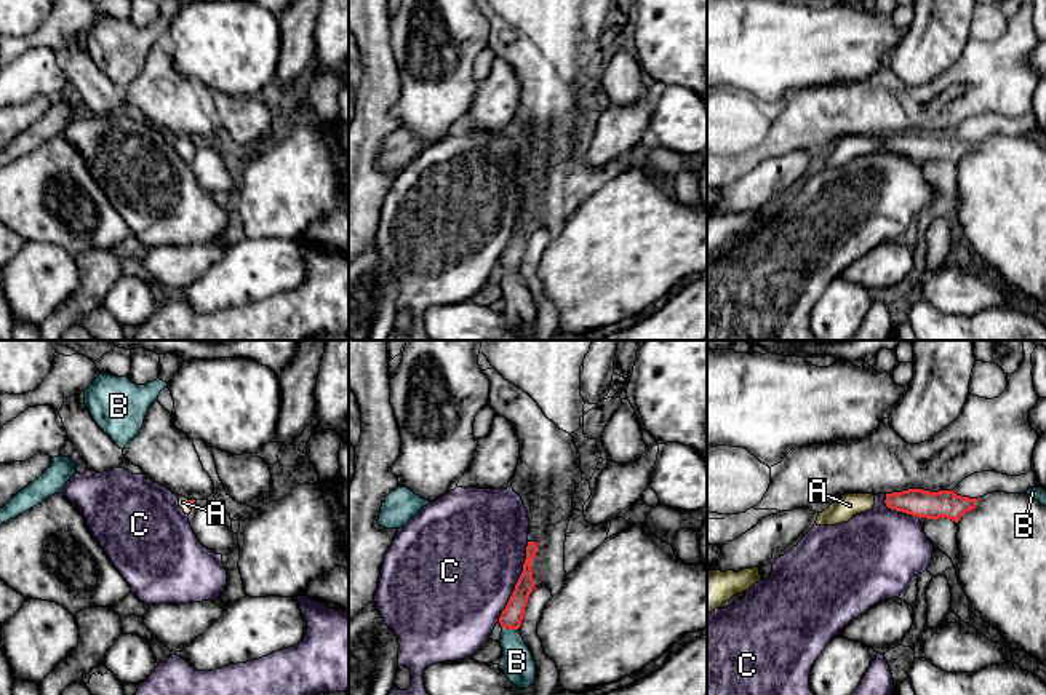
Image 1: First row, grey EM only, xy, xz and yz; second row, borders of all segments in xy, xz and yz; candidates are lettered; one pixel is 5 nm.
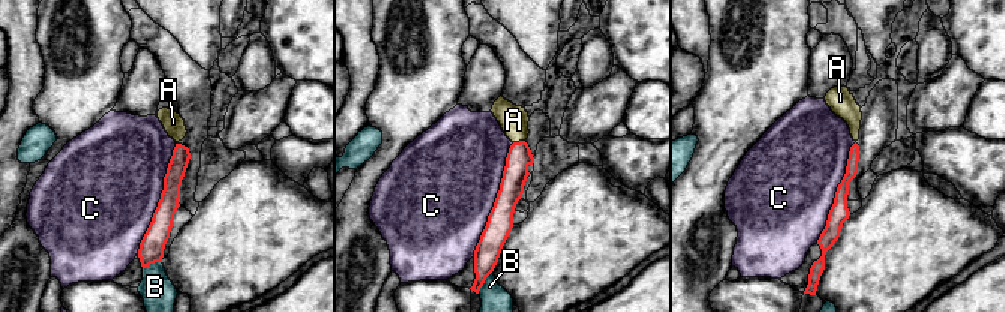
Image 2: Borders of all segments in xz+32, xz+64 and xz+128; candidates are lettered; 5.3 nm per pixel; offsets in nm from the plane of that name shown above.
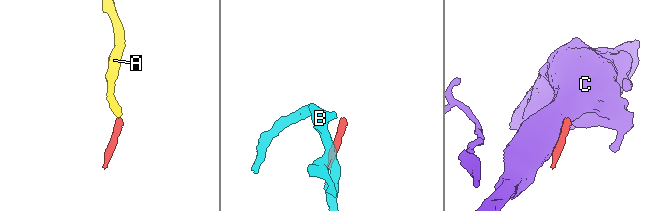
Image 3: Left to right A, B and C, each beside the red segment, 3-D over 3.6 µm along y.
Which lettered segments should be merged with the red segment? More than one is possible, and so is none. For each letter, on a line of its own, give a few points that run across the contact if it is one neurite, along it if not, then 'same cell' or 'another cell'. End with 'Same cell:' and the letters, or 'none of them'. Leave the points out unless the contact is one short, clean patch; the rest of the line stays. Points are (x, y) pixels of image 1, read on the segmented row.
A: line xy (189, 504), (187, 505), (183, 502); same cell
B: line xz (503, 627), (517, 630); another cell
C: another cell
Same cell: A

